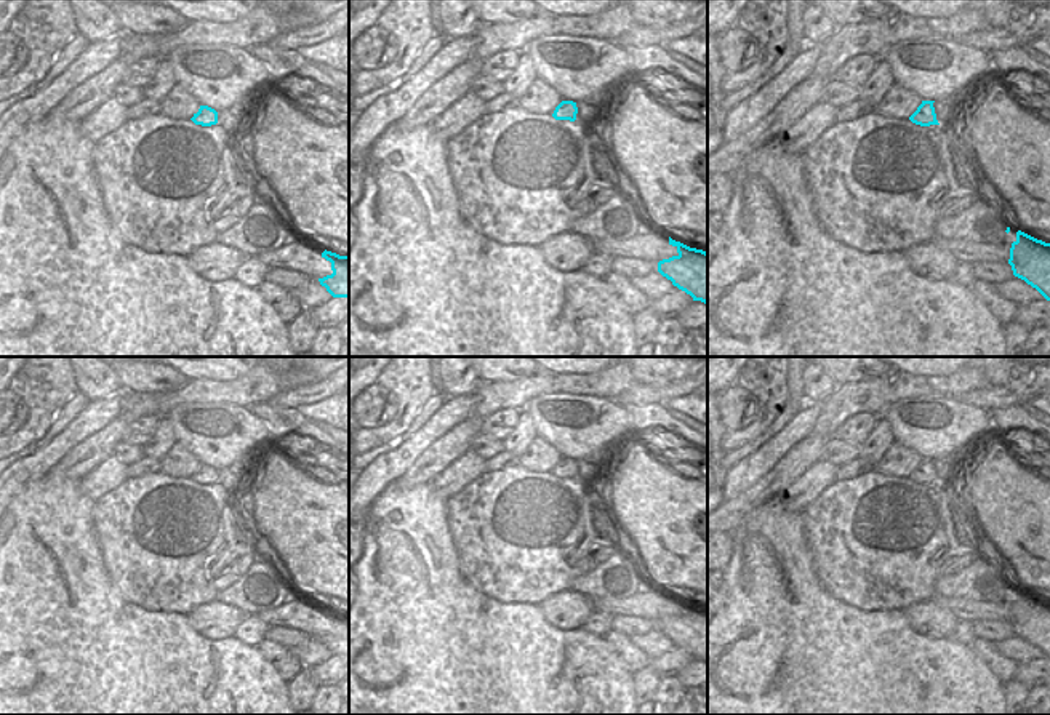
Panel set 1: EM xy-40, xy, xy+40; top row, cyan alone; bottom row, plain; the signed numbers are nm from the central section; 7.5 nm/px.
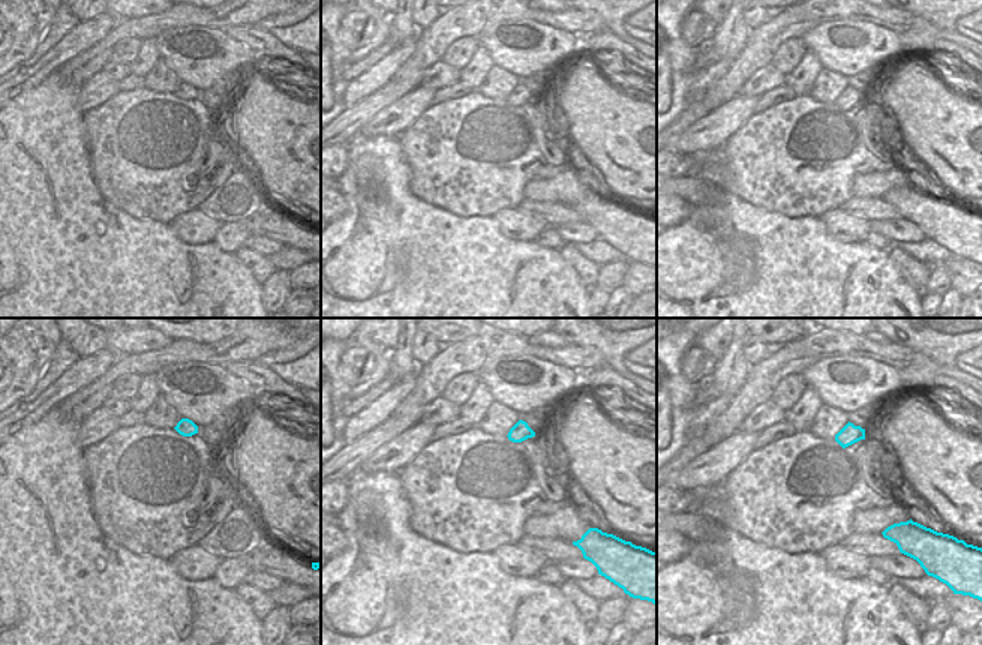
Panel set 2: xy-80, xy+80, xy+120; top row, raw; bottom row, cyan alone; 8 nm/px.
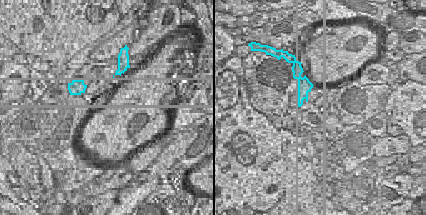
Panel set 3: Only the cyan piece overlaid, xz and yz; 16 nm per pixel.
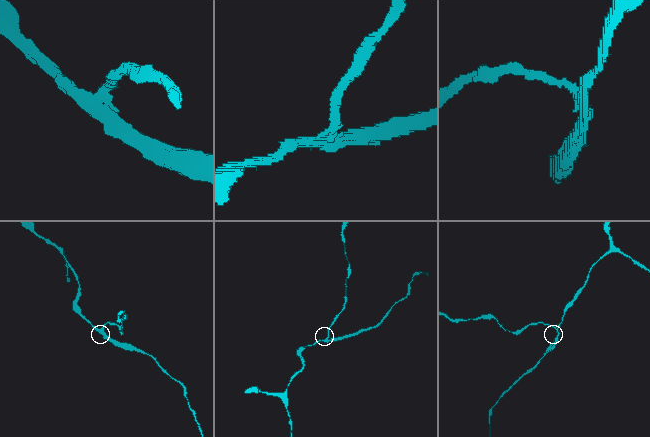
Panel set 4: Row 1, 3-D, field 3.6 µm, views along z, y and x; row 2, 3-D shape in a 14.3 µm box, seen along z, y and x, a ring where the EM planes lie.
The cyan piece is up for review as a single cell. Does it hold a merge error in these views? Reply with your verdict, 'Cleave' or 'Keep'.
Cleave.

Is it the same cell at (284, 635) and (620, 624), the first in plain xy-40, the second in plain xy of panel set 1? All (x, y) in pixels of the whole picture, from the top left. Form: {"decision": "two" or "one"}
{"decision": "one"}

